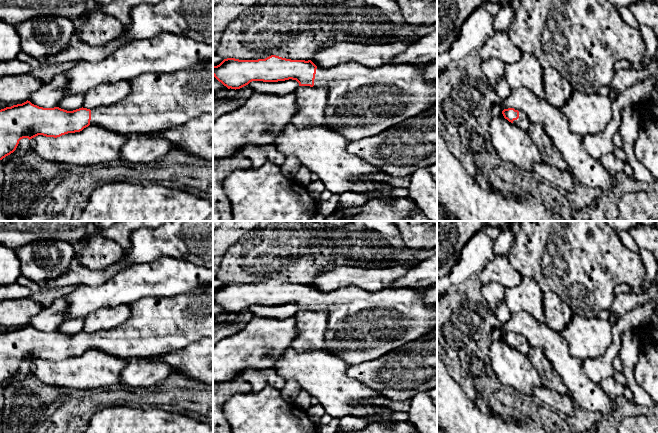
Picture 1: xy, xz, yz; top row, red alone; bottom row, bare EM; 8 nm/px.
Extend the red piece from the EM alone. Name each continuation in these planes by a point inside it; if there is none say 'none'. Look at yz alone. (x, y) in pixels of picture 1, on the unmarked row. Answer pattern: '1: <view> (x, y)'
1: yz (522, 346)

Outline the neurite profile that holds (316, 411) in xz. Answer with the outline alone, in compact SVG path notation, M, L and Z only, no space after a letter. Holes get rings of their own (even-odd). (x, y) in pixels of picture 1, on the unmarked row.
M318 402L313 403L306 412L309 419L314 423L317 423L326 414L326 410Z

